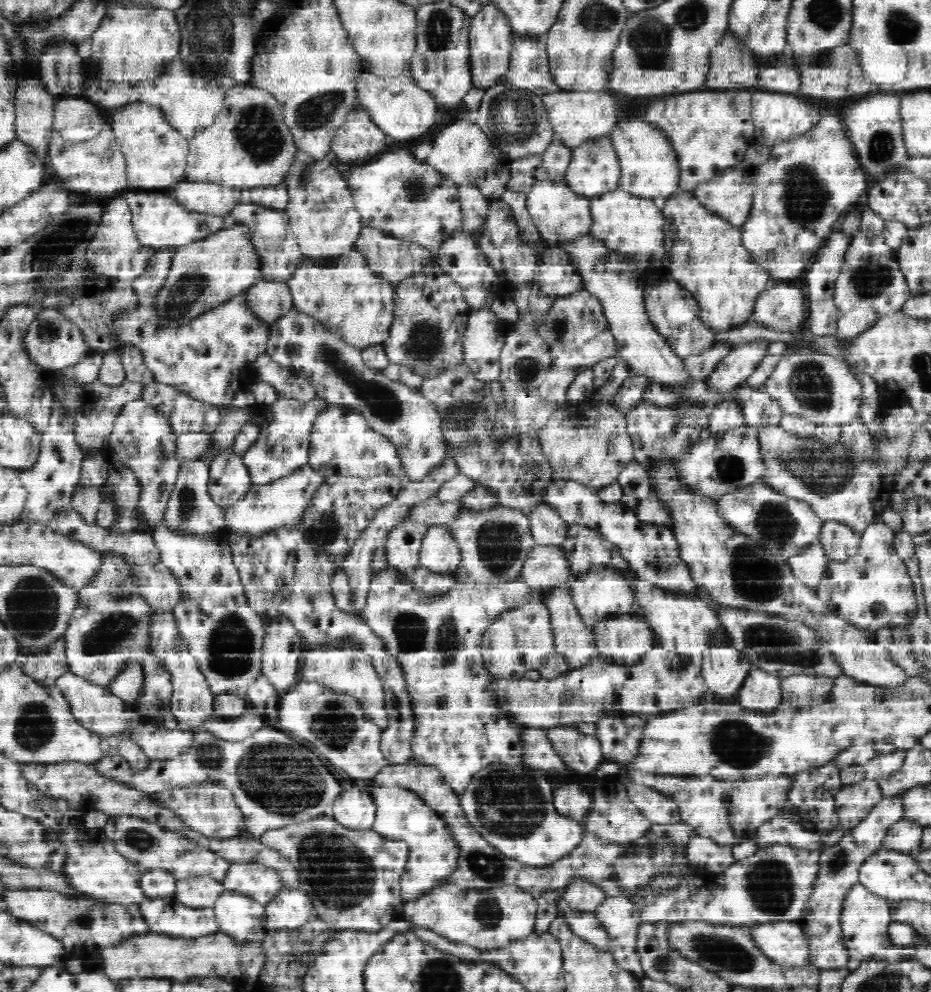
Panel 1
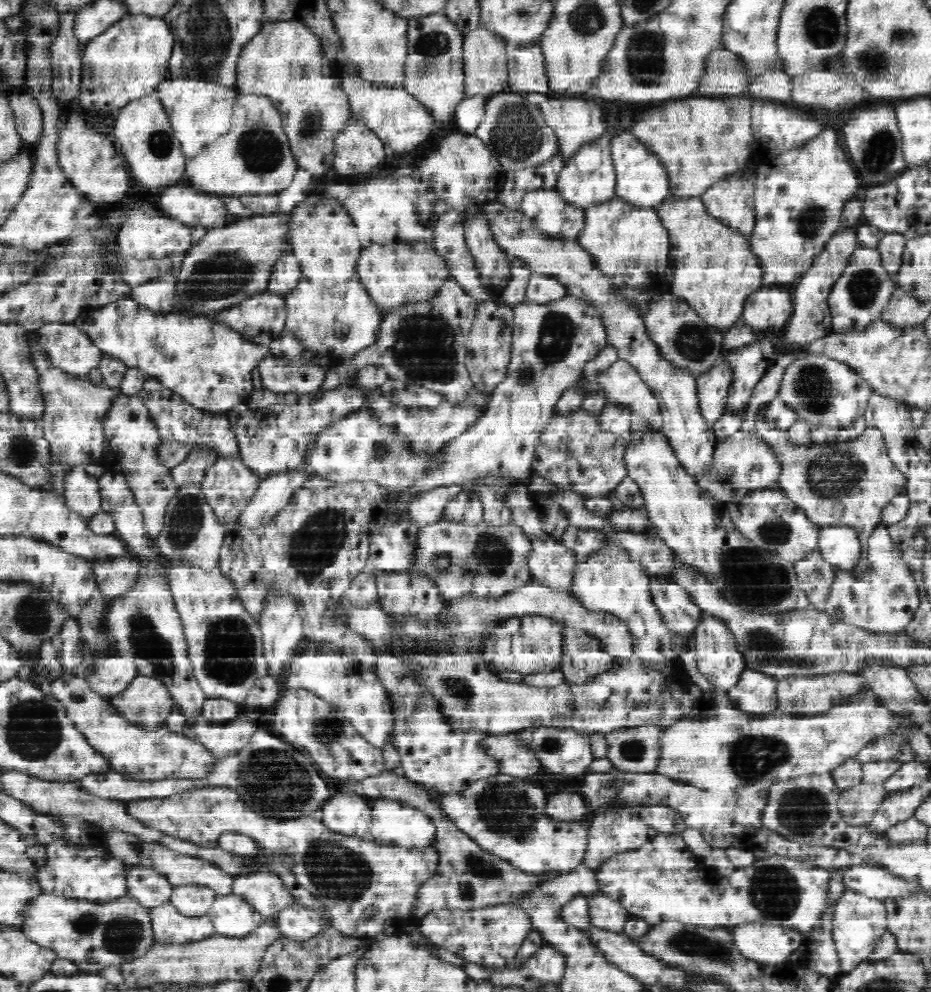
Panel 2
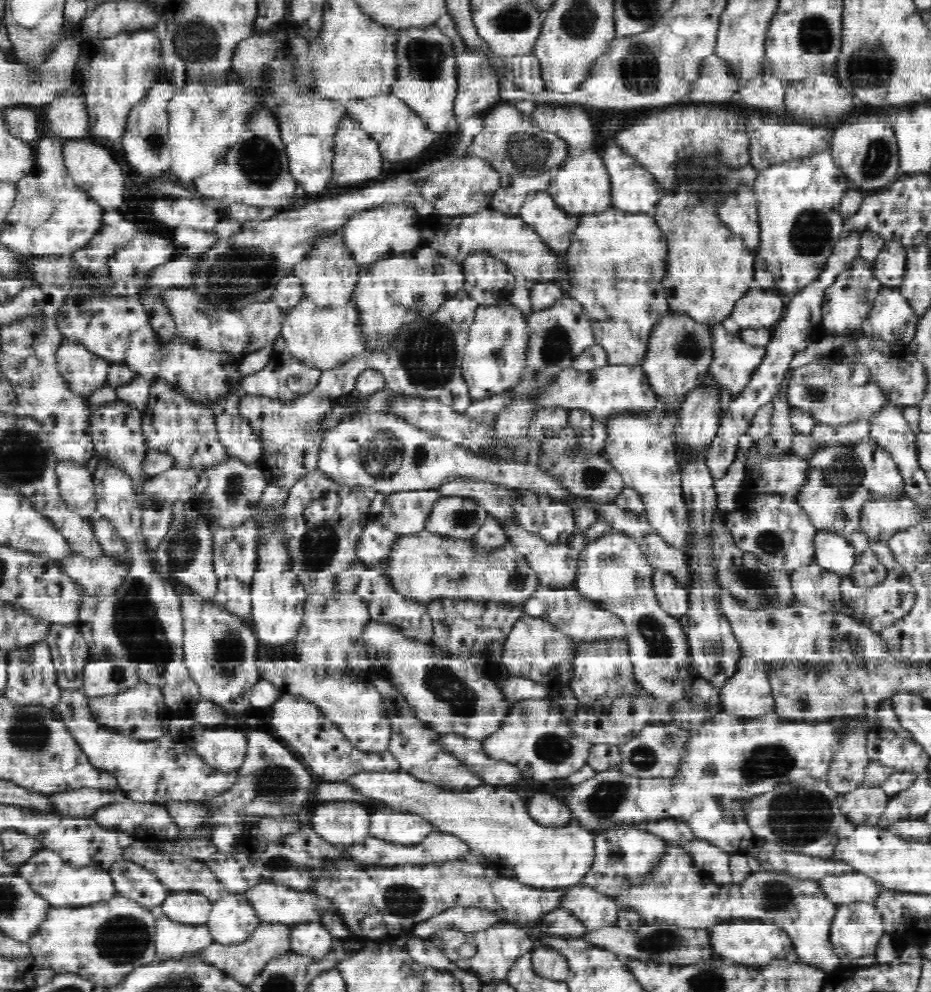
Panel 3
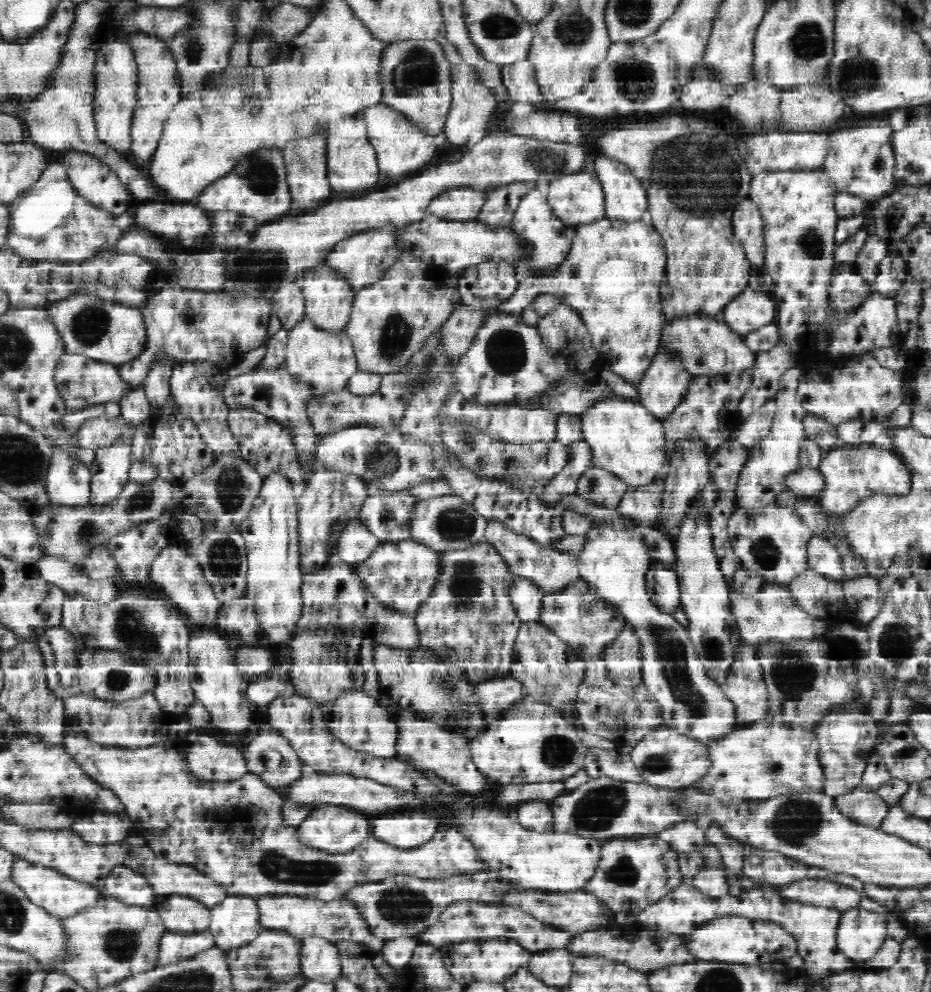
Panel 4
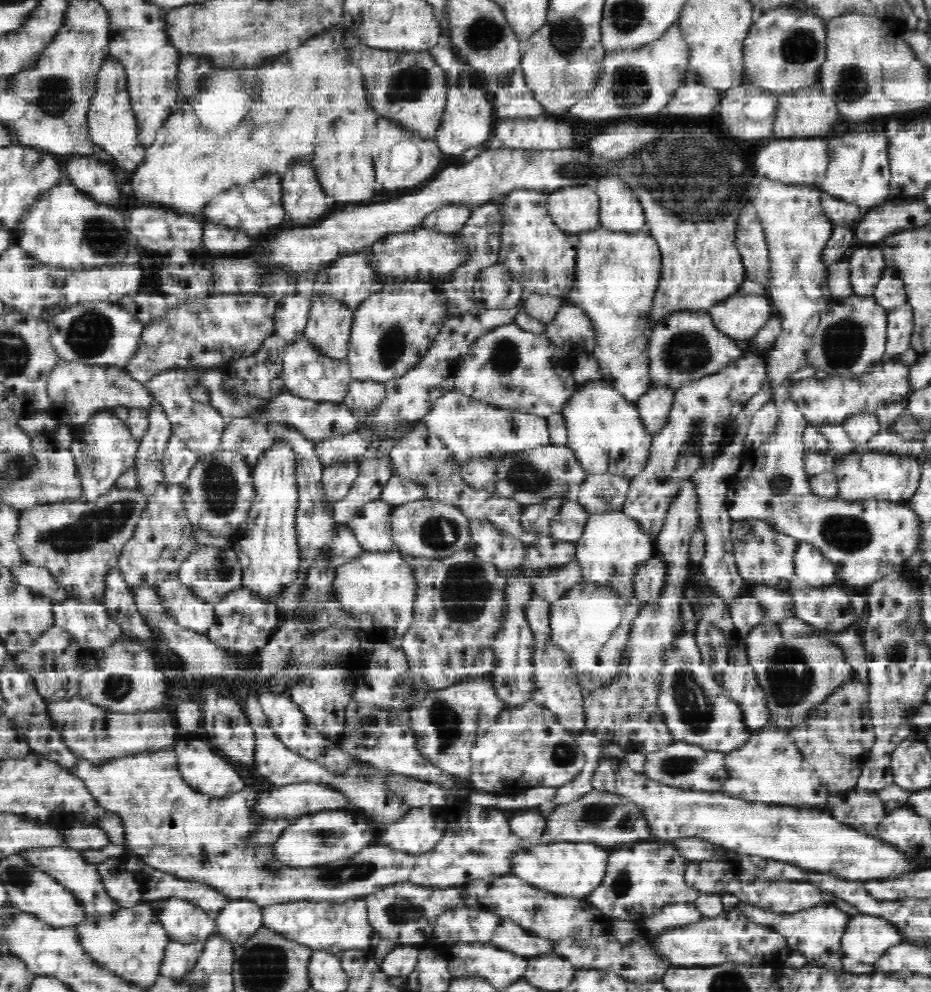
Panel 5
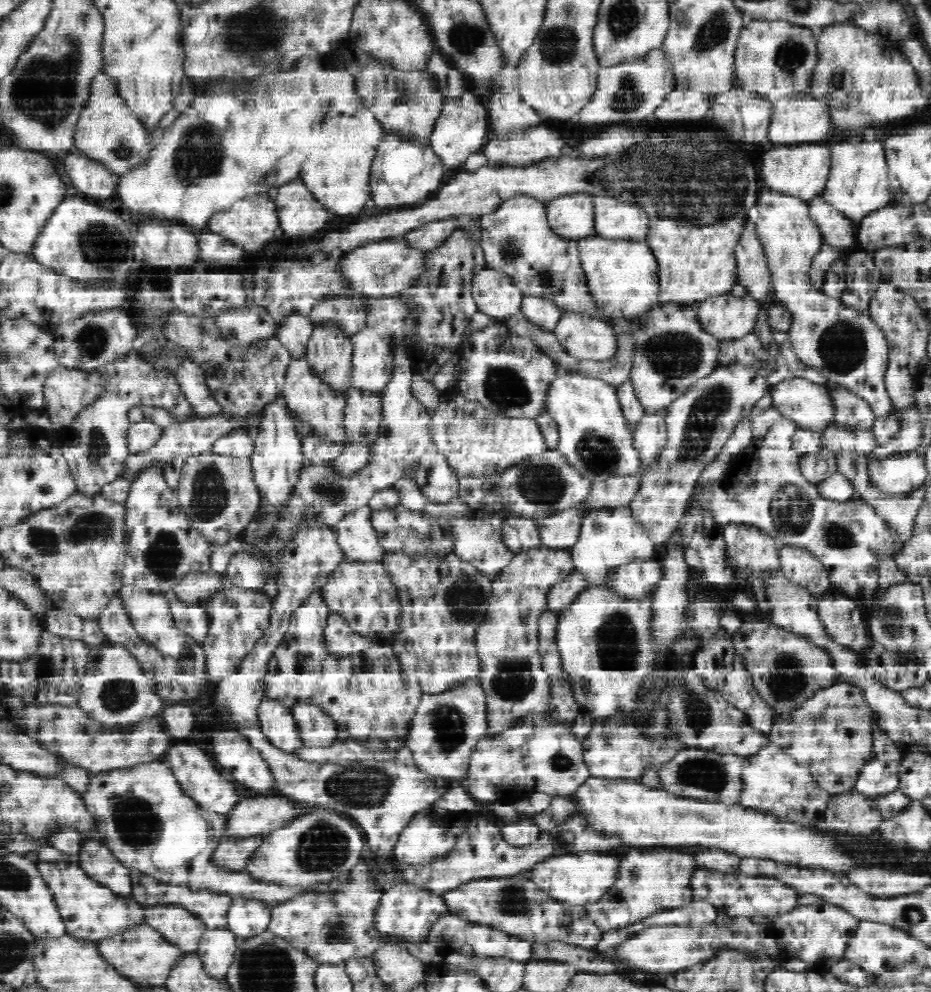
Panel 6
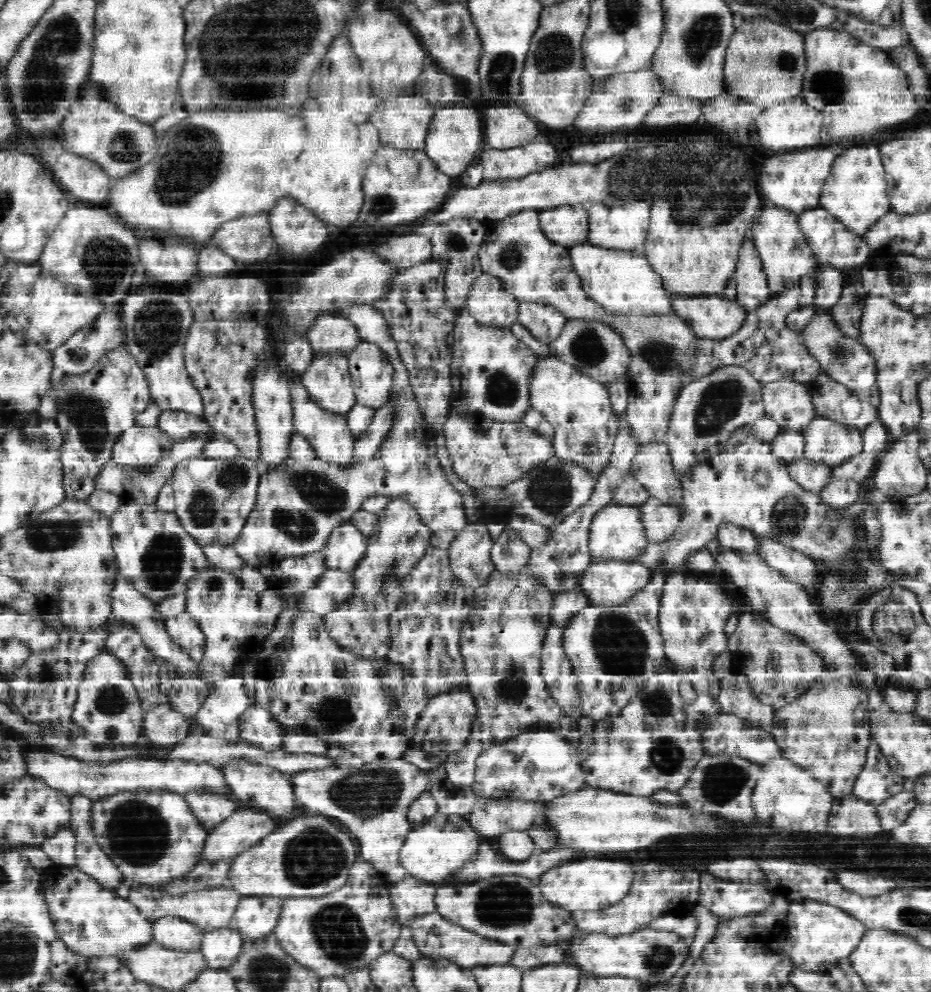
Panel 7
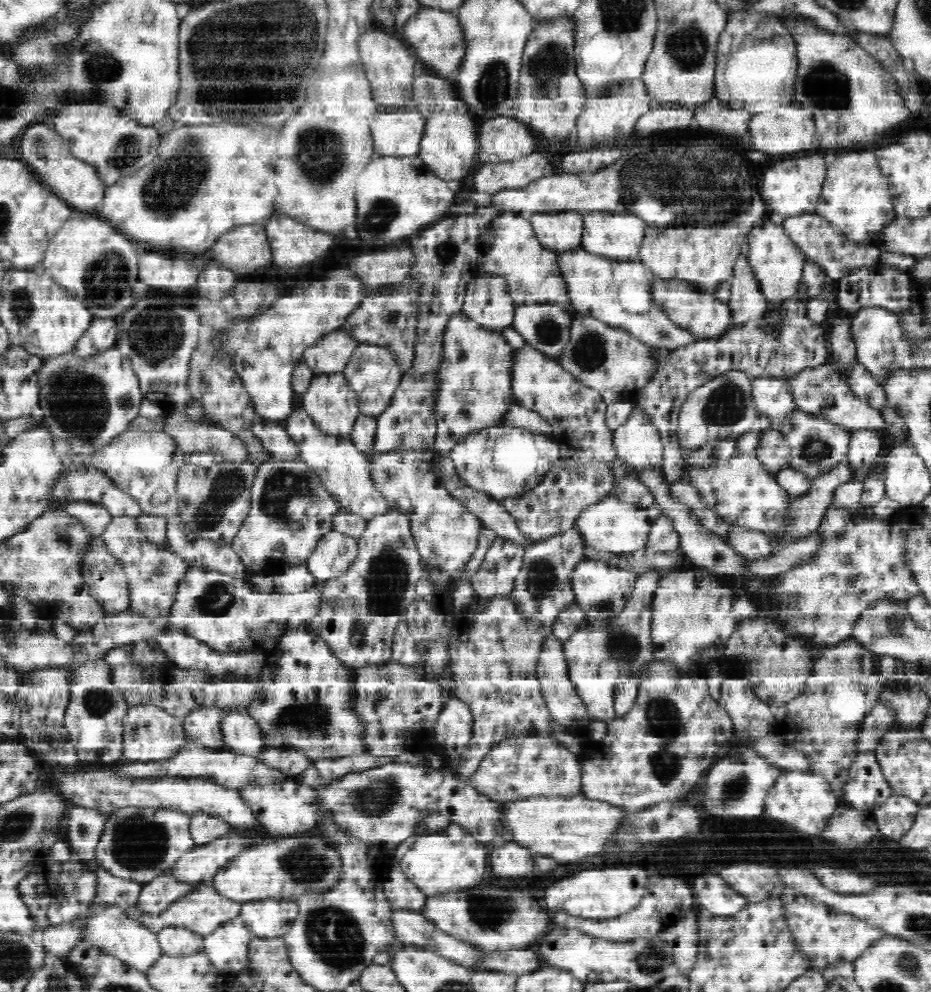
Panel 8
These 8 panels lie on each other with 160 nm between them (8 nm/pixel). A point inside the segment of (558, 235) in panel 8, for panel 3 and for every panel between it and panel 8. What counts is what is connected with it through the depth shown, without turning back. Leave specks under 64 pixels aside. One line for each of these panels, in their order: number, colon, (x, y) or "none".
3: (582, 184)
4: (579, 197)
5: (574, 209)
6: (572, 215)
7: (568, 223)

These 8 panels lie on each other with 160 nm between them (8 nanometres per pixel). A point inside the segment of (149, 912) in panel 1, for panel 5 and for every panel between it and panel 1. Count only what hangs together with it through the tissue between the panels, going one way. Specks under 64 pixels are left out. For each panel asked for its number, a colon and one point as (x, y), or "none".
2: (170, 925)
3: (173, 939)
4: (173, 946)
5: (179, 957)

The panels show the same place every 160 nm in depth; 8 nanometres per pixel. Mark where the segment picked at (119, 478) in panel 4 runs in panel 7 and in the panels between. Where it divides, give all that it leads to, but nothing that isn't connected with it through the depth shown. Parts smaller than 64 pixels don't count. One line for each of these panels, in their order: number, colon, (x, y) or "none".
5: (108, 449)
6: (97, 451)
7: (100, 405)

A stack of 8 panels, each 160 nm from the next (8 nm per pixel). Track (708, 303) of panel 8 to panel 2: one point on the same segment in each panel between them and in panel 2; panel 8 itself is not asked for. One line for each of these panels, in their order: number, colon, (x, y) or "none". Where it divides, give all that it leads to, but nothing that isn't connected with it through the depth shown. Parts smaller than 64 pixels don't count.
2: (770, 308)
3: (759, 309)
4: (750, 311)
5: (742, 316)
6: (727, 317)
7: (715, 317)

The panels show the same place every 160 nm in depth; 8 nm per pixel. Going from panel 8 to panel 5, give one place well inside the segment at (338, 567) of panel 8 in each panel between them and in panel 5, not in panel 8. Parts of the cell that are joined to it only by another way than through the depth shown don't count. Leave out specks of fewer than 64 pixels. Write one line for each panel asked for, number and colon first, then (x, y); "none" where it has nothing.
5: (371, 524)
6: (357, 535)
7: (347, 546)

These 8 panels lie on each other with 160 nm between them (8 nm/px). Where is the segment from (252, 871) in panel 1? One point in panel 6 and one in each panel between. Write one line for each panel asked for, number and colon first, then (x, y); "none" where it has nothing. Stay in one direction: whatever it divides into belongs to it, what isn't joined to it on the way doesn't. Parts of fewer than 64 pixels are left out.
2: (265, 891)
3: (271, 902)
4: (298, 915)
5: (320, 925)
6: (328, 929)

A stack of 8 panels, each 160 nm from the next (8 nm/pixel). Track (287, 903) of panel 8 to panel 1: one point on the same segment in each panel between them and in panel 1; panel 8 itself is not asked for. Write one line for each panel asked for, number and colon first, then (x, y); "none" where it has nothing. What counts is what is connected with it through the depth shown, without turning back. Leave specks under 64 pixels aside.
1: (240, 917)
2: (231, 914)
3: (232, 919)
4: (234, 922)
5: (239, 920)
6: (245, 918)
7: (255, 916)

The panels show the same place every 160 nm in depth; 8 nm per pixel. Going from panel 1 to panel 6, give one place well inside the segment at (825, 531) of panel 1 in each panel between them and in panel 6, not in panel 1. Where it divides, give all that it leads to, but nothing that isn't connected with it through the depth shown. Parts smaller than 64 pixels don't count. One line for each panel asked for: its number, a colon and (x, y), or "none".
2: (840, 545)
3: (835, 553)
4: (823, 555)
5: (812, 566)
6: (800, 566)

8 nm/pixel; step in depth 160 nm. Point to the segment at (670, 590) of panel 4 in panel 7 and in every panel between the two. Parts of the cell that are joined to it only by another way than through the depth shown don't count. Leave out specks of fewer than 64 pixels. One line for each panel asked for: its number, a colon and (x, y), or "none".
5: (651, 581)
6: (638, 579)
7: (614, 582)

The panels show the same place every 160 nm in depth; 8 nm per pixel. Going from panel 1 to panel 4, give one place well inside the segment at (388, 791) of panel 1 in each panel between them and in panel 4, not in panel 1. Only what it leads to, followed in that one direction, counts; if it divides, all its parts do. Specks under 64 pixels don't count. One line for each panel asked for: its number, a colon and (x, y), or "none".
2: (394, 821)
3: (403, 827)
4: (406, 830)

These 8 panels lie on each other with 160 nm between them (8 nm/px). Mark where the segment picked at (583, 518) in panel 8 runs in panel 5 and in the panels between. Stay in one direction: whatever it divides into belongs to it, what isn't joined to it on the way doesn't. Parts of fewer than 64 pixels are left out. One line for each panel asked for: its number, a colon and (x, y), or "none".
5: (613, 547)
6: (611, 538)
7: (616, 533)

